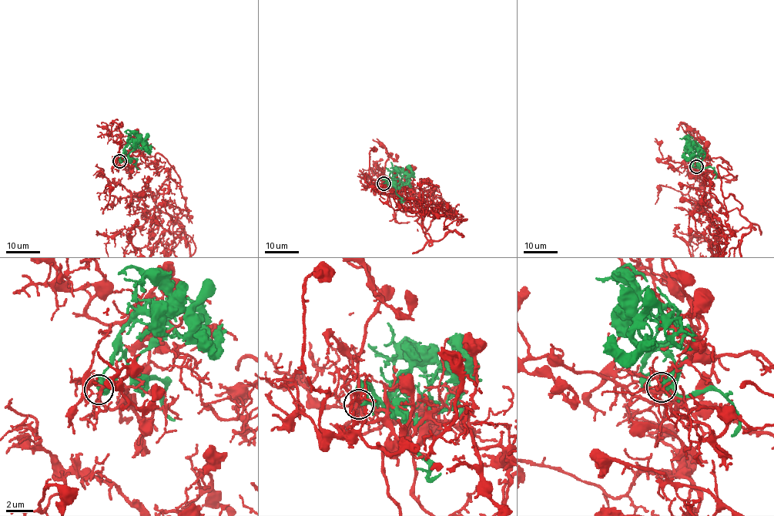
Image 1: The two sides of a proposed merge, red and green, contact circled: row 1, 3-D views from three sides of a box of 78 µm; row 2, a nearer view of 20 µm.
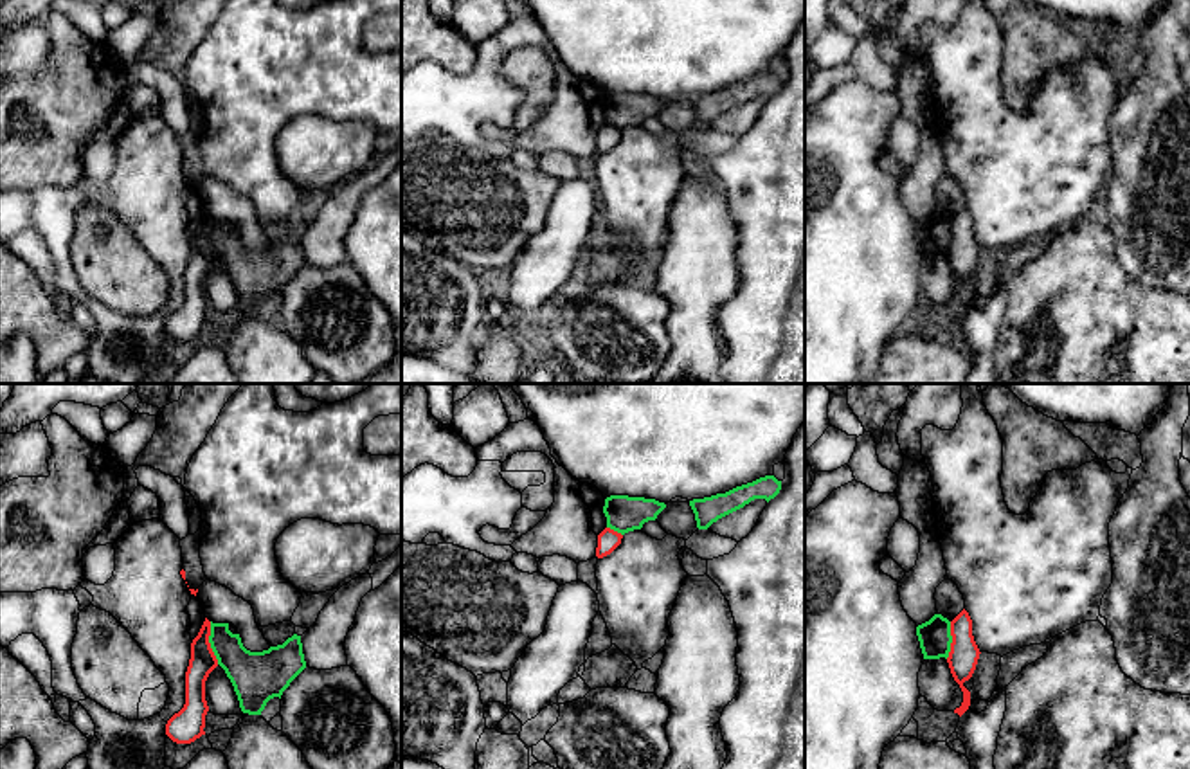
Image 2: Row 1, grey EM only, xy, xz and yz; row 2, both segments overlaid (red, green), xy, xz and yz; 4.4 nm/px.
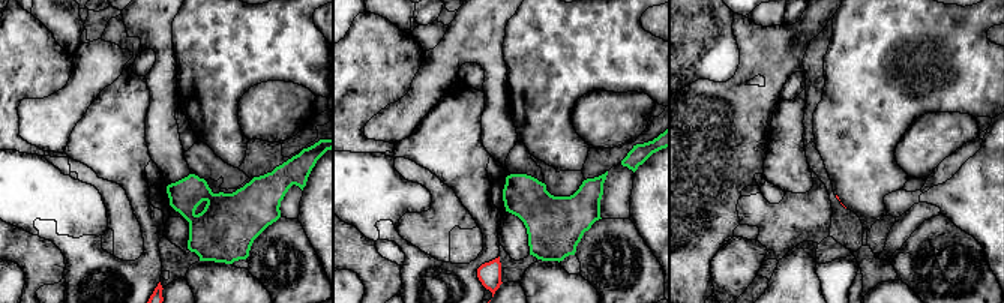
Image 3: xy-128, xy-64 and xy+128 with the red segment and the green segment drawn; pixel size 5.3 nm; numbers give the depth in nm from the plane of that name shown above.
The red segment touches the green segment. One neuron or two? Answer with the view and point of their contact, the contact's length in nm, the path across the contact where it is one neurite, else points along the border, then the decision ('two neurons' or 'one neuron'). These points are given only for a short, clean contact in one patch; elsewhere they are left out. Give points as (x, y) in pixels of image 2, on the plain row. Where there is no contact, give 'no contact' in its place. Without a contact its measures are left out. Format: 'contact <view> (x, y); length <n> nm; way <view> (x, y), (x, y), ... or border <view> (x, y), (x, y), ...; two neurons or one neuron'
contact xy (209, 240); length 200 nm; border xy (209, 218), (209, 244), (218, 260); two neurons

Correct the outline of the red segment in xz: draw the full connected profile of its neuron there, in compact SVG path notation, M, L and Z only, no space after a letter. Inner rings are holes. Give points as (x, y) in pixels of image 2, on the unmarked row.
M605 124L600 131L598 131L598 144L596 144L596 153L603 155L607 151L610 151L619 140L621 140L623 131Z

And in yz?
M965 205L951 218L951 232L952 240L947 259L963 288L963 299L954 306L961 313L970 303L970 288L963 279L972 274L981 250L972 232L972 216Z

